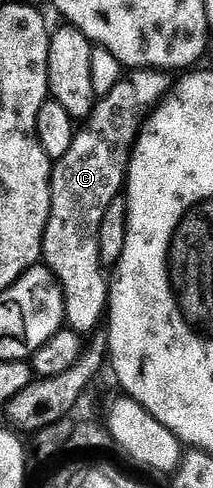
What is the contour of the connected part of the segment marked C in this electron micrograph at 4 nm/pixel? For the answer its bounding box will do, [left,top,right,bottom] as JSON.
[41,69,162,333]

